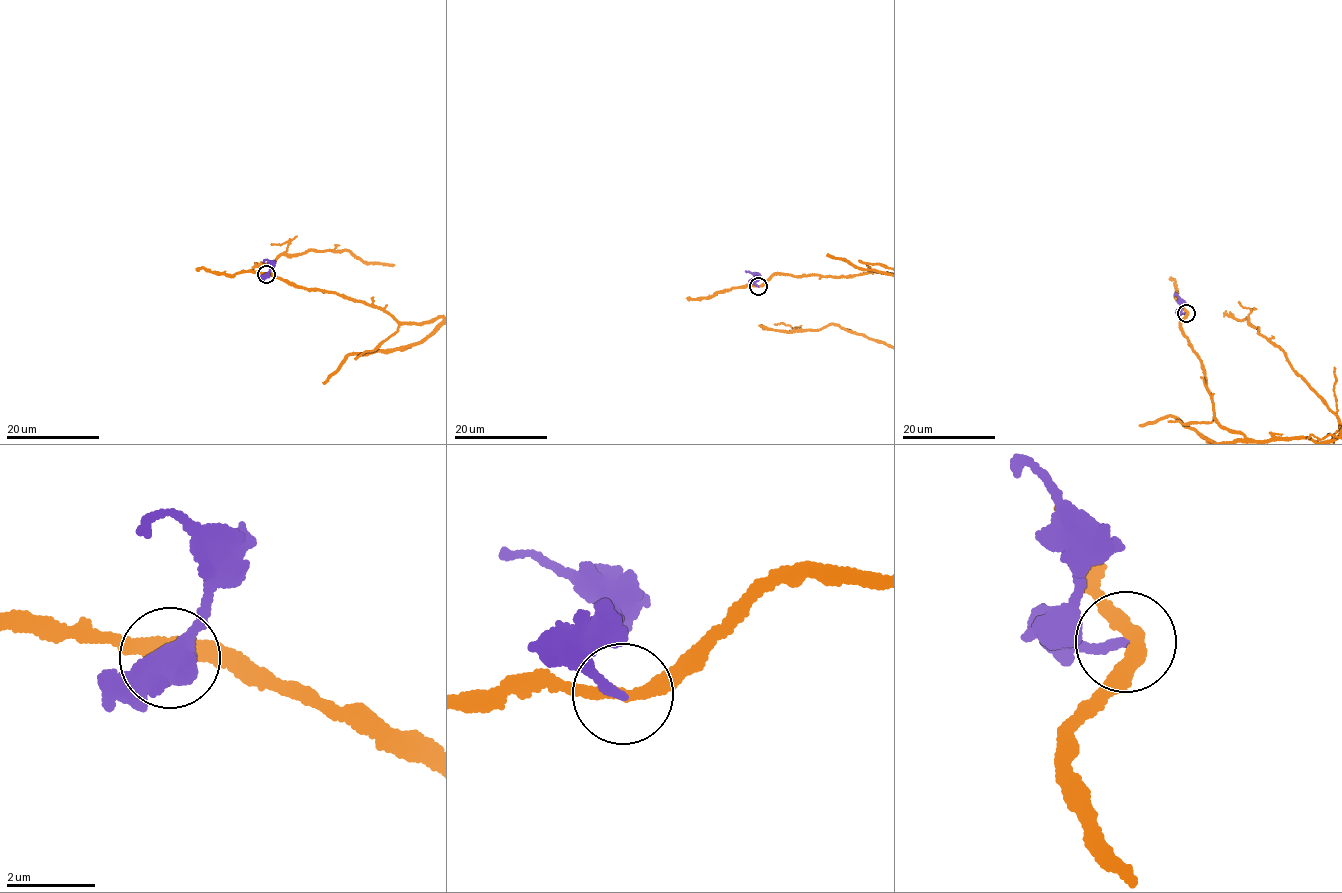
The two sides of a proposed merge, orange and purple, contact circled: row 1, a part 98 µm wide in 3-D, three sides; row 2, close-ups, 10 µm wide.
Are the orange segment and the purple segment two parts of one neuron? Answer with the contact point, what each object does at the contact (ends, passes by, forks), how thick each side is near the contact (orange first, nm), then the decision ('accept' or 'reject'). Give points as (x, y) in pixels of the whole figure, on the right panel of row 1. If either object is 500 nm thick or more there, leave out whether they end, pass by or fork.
place (1186, 313); orange passes by; purple ends; calibres 280 and 200 nm; reject

